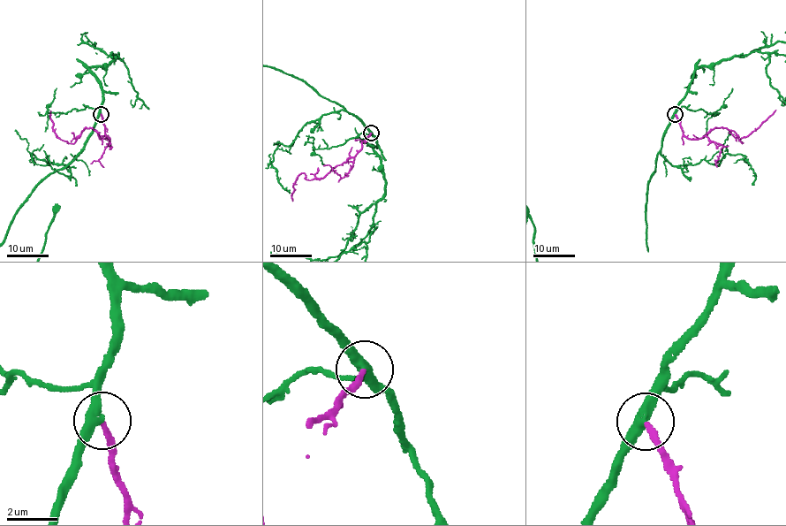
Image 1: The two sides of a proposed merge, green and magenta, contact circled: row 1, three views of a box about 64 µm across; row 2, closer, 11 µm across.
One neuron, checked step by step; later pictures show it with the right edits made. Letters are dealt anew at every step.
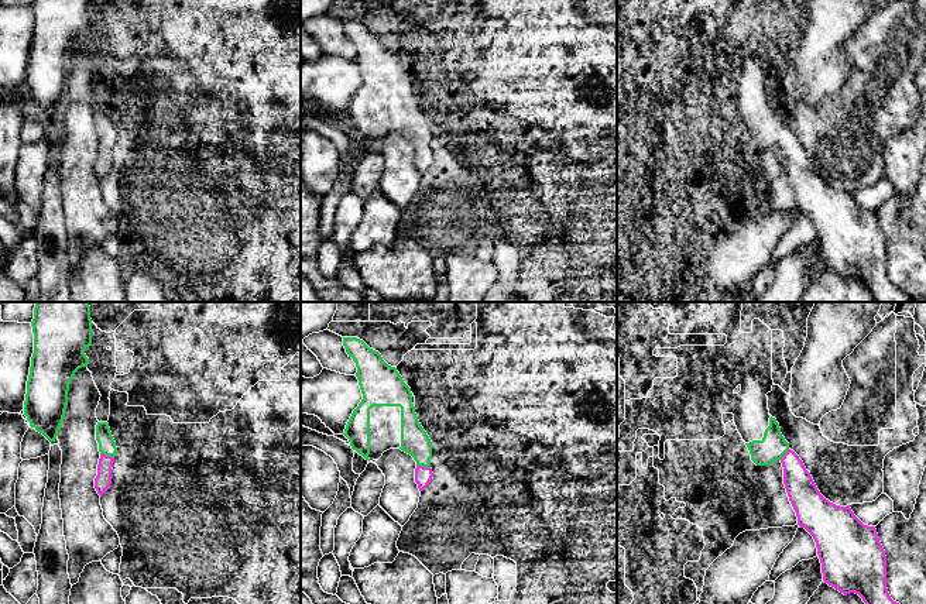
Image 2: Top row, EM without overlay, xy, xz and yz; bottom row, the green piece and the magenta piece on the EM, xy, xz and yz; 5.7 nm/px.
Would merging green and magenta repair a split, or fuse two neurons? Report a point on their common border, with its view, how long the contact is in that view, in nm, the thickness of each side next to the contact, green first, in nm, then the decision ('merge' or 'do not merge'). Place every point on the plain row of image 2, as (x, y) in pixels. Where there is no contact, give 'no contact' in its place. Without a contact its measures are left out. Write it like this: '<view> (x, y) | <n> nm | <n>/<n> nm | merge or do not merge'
xy (107, 139) | 80 nm | 100/90 nm | merge

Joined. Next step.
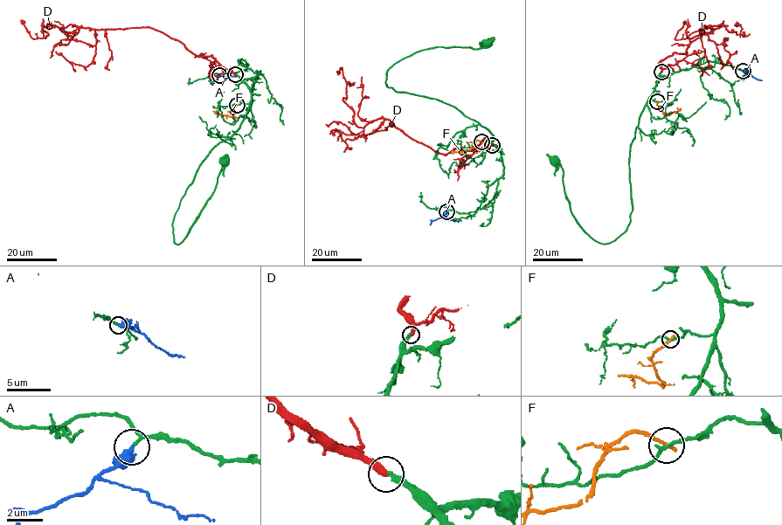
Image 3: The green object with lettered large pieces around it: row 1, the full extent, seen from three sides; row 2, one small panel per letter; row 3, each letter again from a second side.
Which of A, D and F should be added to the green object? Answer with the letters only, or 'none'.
A, D

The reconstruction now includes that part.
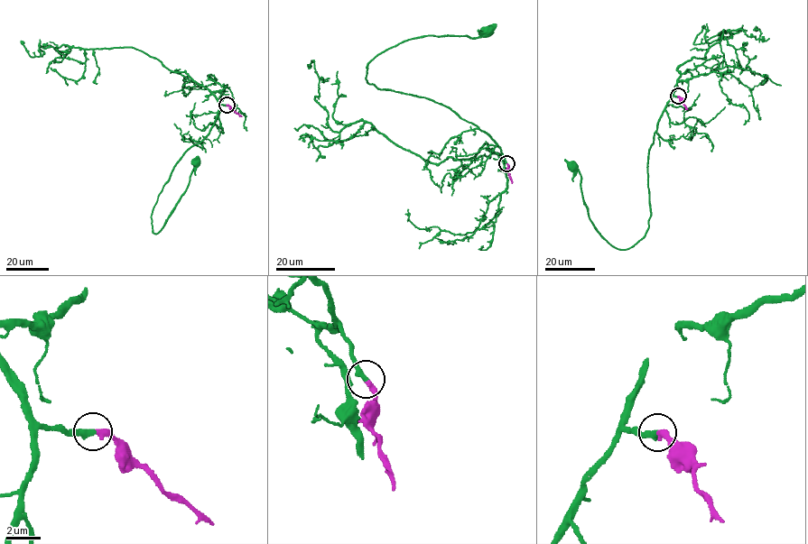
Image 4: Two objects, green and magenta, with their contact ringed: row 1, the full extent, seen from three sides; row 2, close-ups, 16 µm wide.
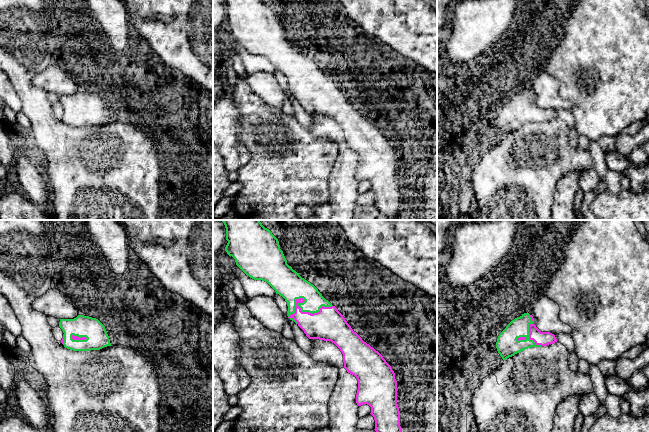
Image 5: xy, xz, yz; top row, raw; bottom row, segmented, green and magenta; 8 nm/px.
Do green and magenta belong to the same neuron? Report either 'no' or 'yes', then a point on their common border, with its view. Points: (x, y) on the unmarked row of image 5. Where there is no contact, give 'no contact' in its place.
yes; contact xz (307, 87)

